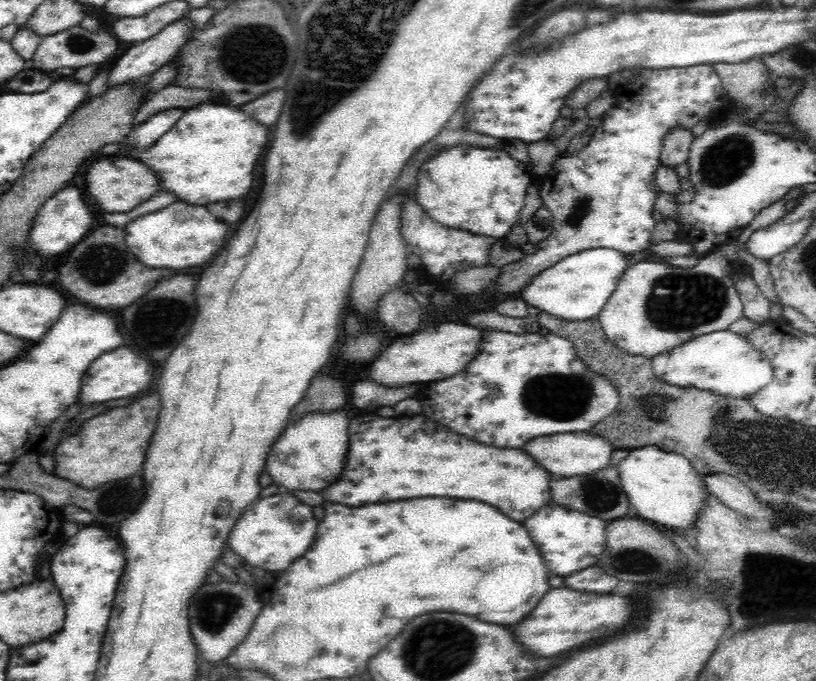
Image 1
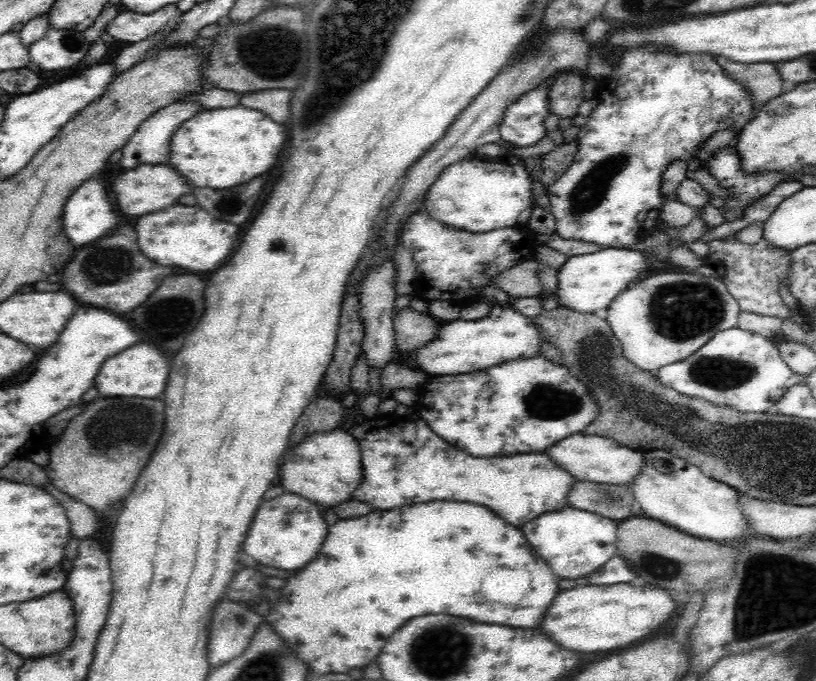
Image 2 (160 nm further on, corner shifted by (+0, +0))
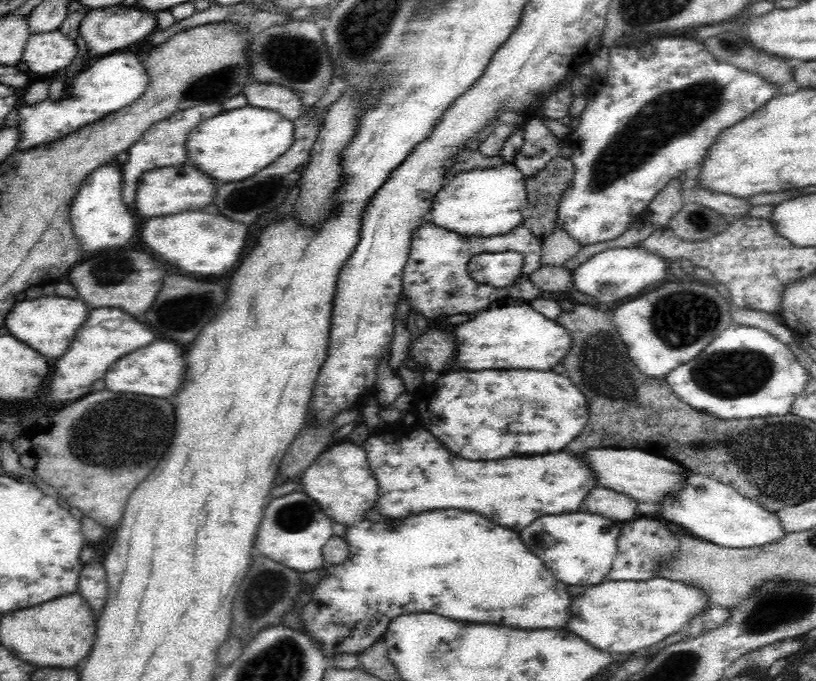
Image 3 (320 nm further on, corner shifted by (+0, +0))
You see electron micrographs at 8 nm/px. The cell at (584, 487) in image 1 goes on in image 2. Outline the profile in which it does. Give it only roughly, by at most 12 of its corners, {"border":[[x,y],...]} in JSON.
{"border":[[575,482],[570,507],[630,518],[631,487]]}

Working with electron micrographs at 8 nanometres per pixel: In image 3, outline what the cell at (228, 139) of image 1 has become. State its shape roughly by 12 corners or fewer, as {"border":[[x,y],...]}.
{"border":[[244,106],[204,120],[188,158],[238,182],[294,144],[294,124]]}

